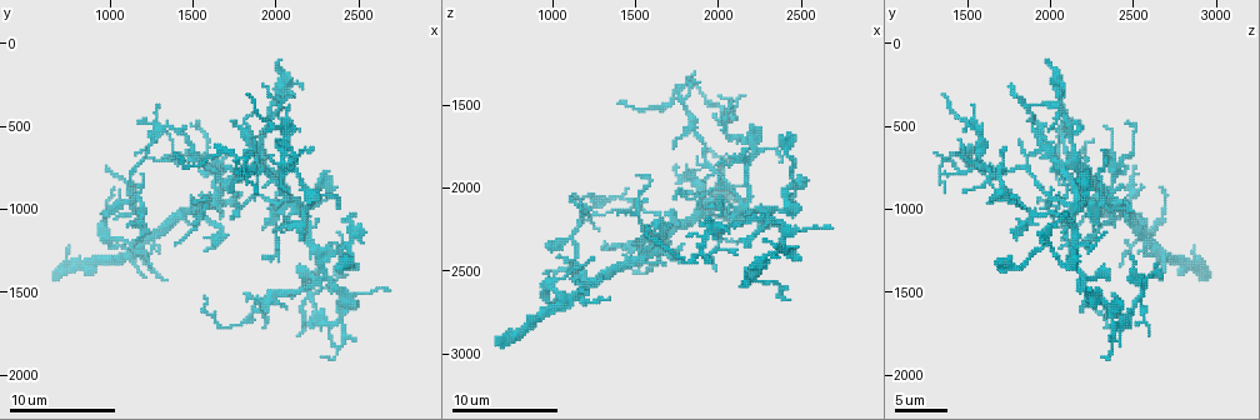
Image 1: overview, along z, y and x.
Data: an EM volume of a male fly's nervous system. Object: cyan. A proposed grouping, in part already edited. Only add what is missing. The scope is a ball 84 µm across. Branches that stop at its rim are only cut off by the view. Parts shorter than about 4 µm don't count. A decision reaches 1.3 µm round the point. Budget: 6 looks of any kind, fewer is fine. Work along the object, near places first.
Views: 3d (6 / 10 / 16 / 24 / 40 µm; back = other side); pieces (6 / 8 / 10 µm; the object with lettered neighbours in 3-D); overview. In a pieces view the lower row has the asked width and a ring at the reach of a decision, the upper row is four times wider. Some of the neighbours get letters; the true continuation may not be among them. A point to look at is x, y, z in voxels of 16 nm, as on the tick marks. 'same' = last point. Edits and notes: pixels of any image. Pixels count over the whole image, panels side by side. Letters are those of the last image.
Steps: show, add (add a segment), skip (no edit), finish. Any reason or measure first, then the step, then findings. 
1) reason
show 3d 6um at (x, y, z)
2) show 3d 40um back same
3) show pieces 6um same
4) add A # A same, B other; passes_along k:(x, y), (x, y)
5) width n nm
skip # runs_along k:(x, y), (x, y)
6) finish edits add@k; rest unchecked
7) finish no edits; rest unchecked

an open end
show pieces 8um at (2140, 1160, 1800)

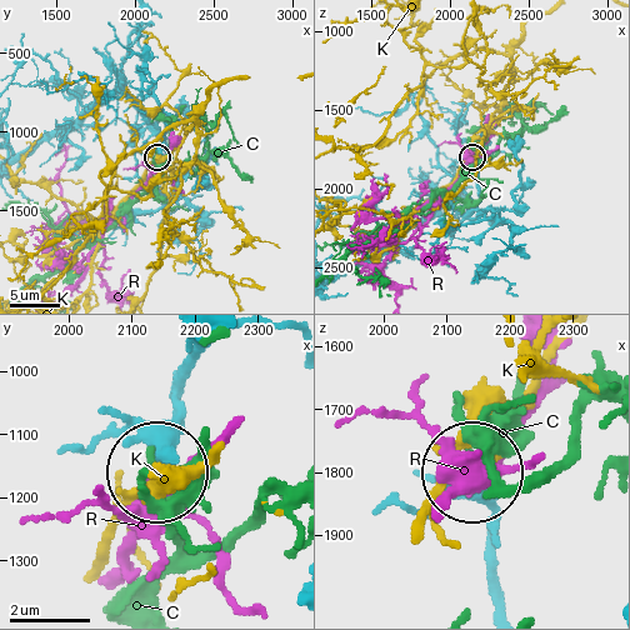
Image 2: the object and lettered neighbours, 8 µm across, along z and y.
width 240 nm
skip # C other, K other, R other; none of them fits

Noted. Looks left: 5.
free end
show pieces 6um at (2080, 380, 1540)

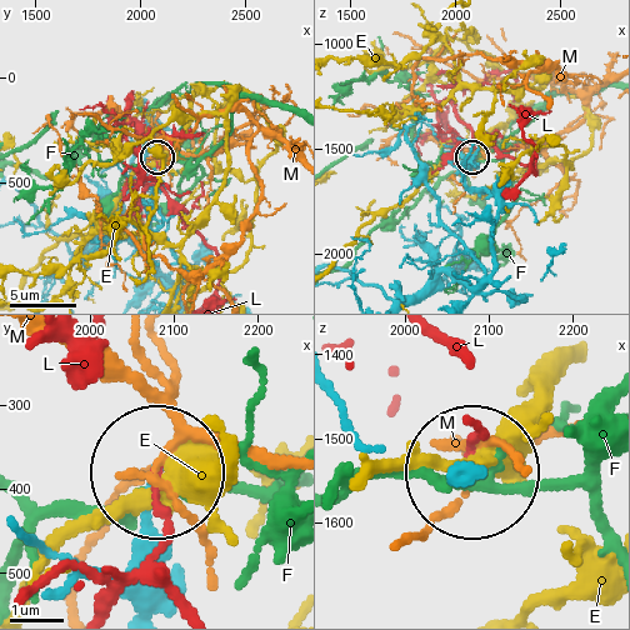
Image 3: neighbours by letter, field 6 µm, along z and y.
skip # E other, F other, L other, M other; runs_along 3:(145, 600), (154, 470); no lettered segment goes on from it

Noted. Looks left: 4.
free end
show 3d 6um at (2000, 1000, 1940)

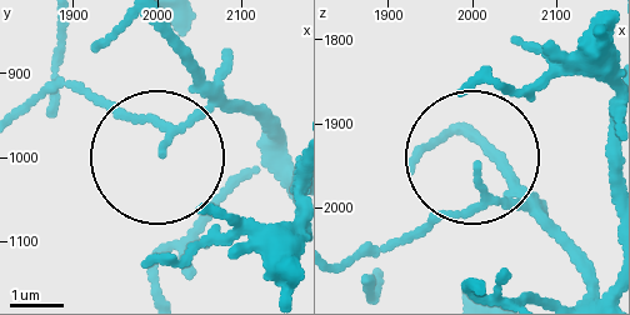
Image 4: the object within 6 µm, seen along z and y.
show pieces 10um at (2000, 1000, 1950)

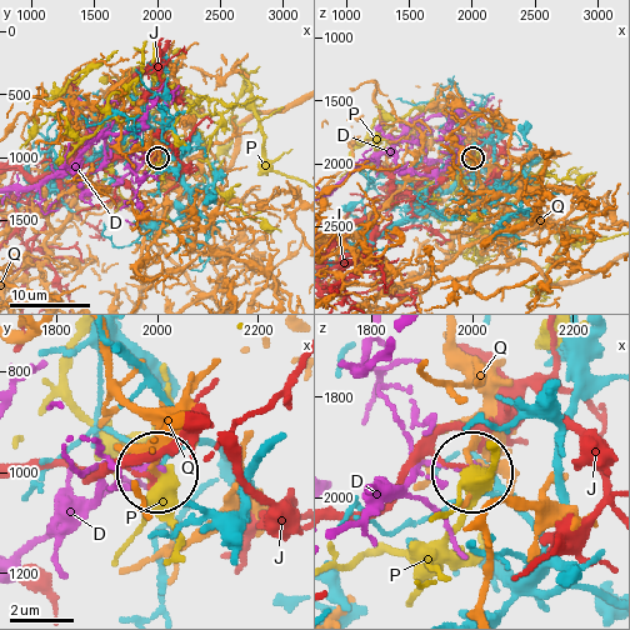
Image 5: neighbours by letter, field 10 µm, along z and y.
skip # D other, J other, P other, Q other; no lettered segment goes on from it

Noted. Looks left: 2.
finish no edits; rest unchecked

